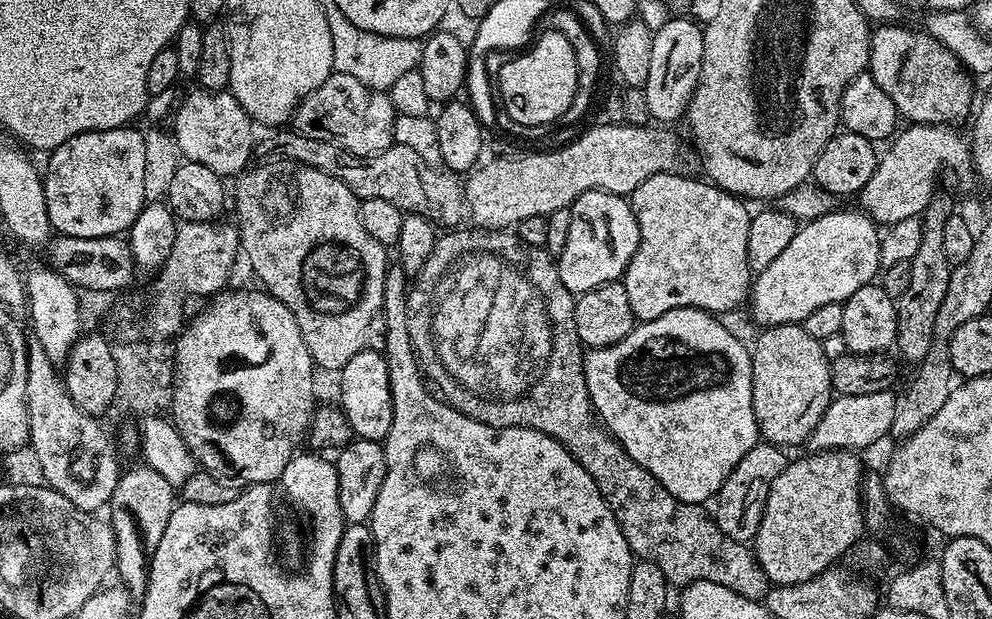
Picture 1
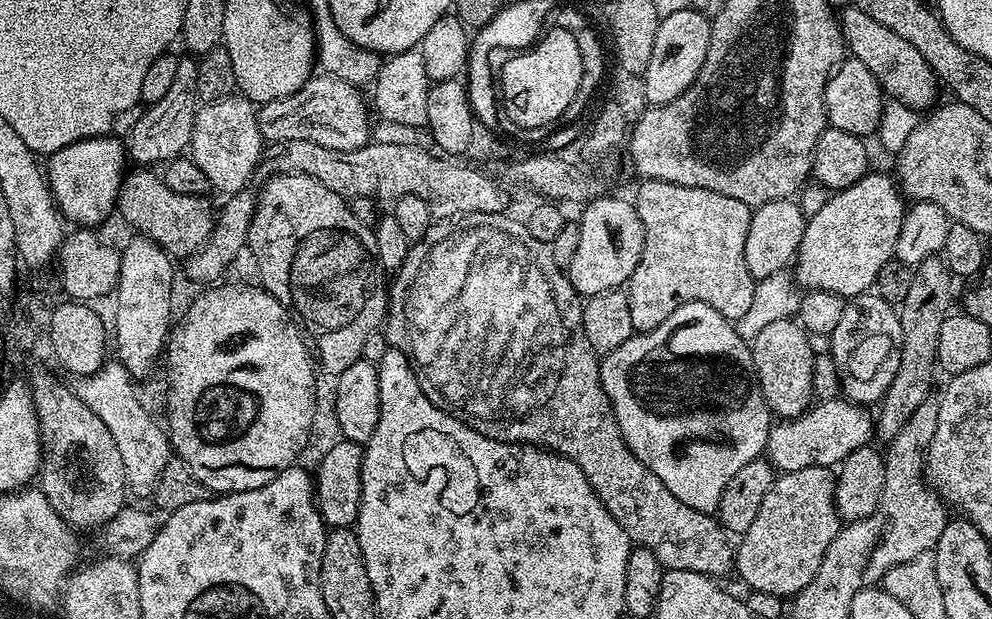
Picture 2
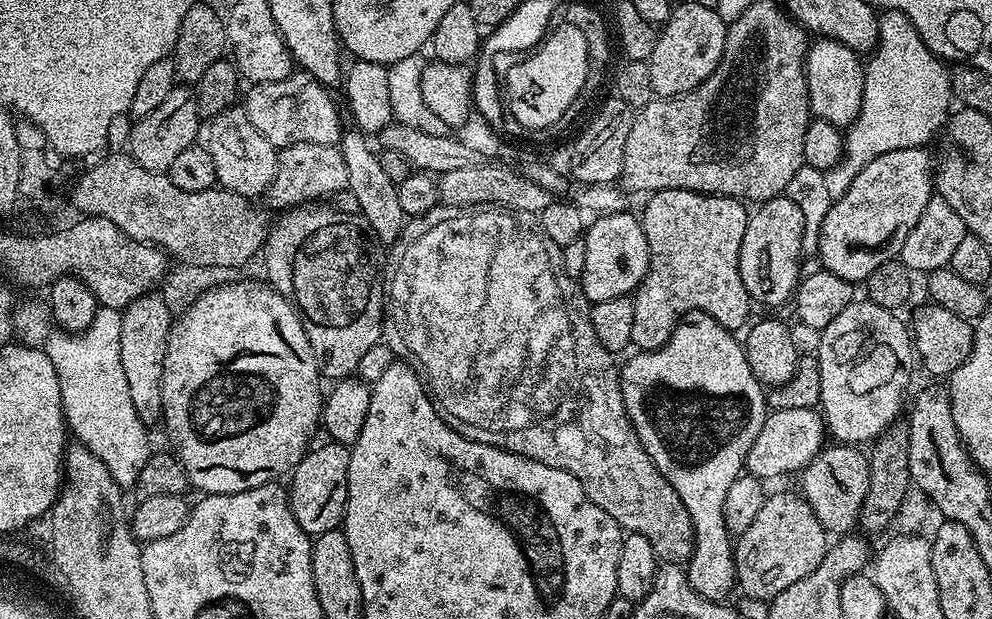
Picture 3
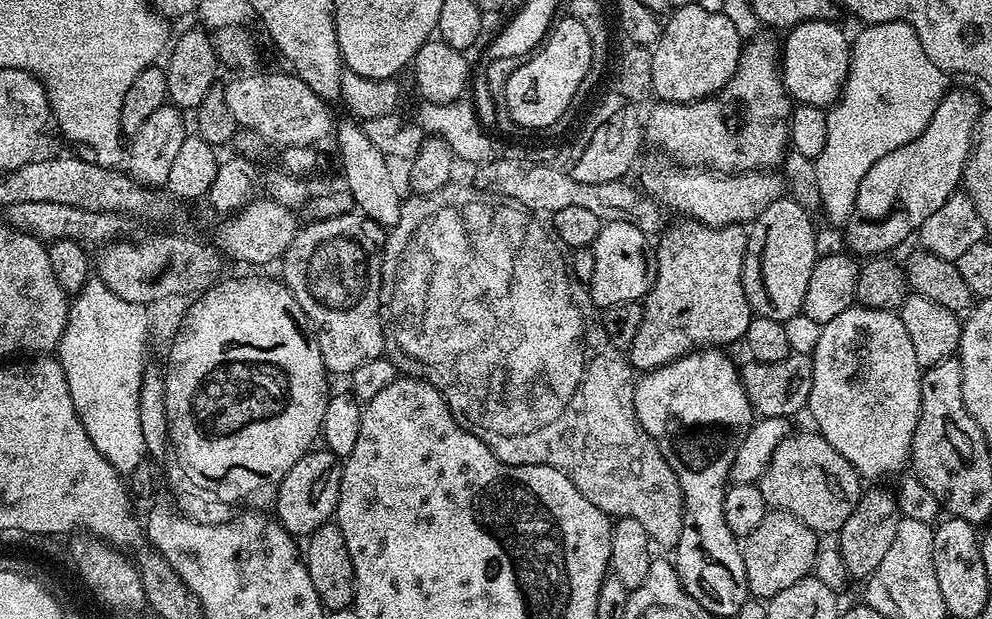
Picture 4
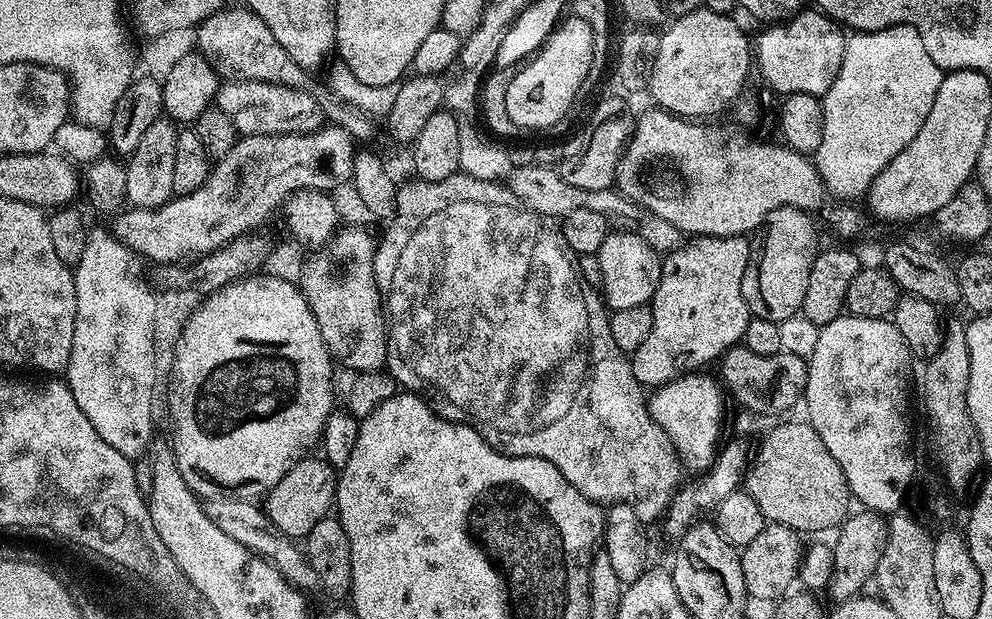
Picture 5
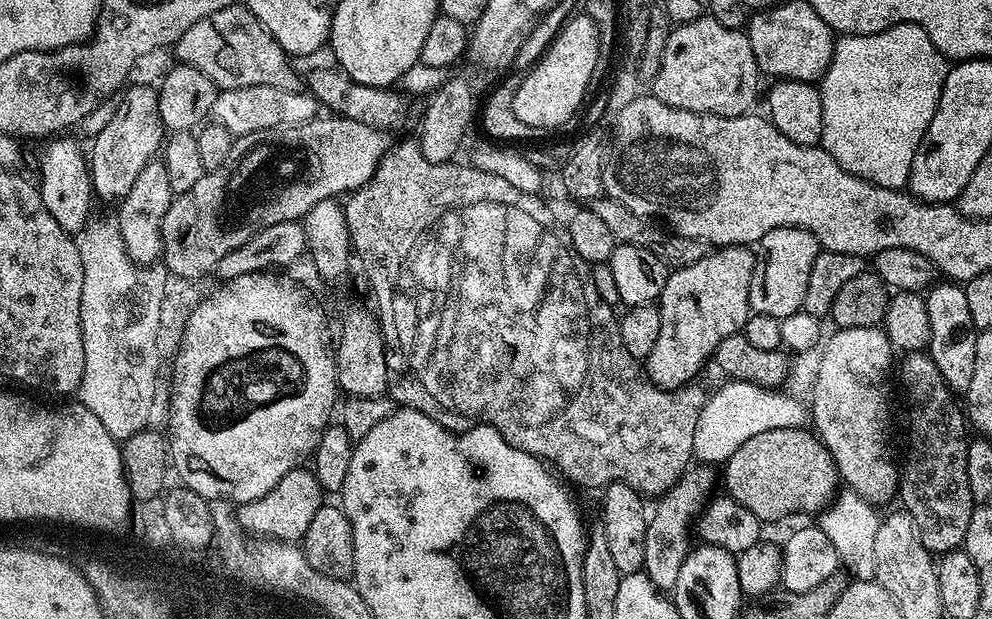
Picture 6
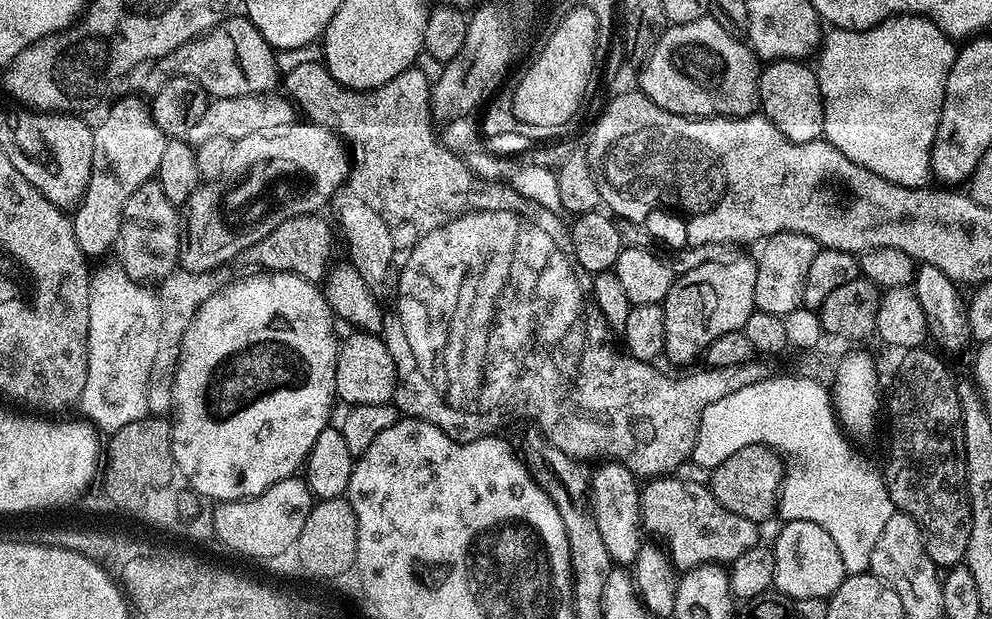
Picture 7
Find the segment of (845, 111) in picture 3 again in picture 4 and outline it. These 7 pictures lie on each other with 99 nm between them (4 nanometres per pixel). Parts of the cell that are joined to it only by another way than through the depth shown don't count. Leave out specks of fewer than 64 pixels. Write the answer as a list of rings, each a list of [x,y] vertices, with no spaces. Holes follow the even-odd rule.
[[[803,20],[798,26],[787,29],[785,36],[788,37],[785,38],[784,44],[782,40],[782,47],[779,49],[780,77],[789,96],[793,101],[822,109],[835,104],[848,77],[848,63],[852,57],[849,37],[844,37],[843,30],[832,20]]]

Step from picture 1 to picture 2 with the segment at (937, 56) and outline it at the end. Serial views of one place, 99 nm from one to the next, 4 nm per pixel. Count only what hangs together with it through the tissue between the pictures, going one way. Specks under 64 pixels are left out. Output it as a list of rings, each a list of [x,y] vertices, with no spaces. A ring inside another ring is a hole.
[[[848,6],[844,13],[841,11],[838,23],[840,33],[844,36],[845,49],[855,60],[862,62],[862,66],[866,66],[870,74],[874,74],[880,87],[893,101],[917,110],[931,109],[937,103],[937,78],[931,66],[922,58],[922,54],[918,54],[918,50],[914,50],[914,46],[910,46],[906,38],[898,38],[894,30],[886,30],[882,22],[874,22],[870,14],[862,14],[862,10],[858,10],[855,6]]]

